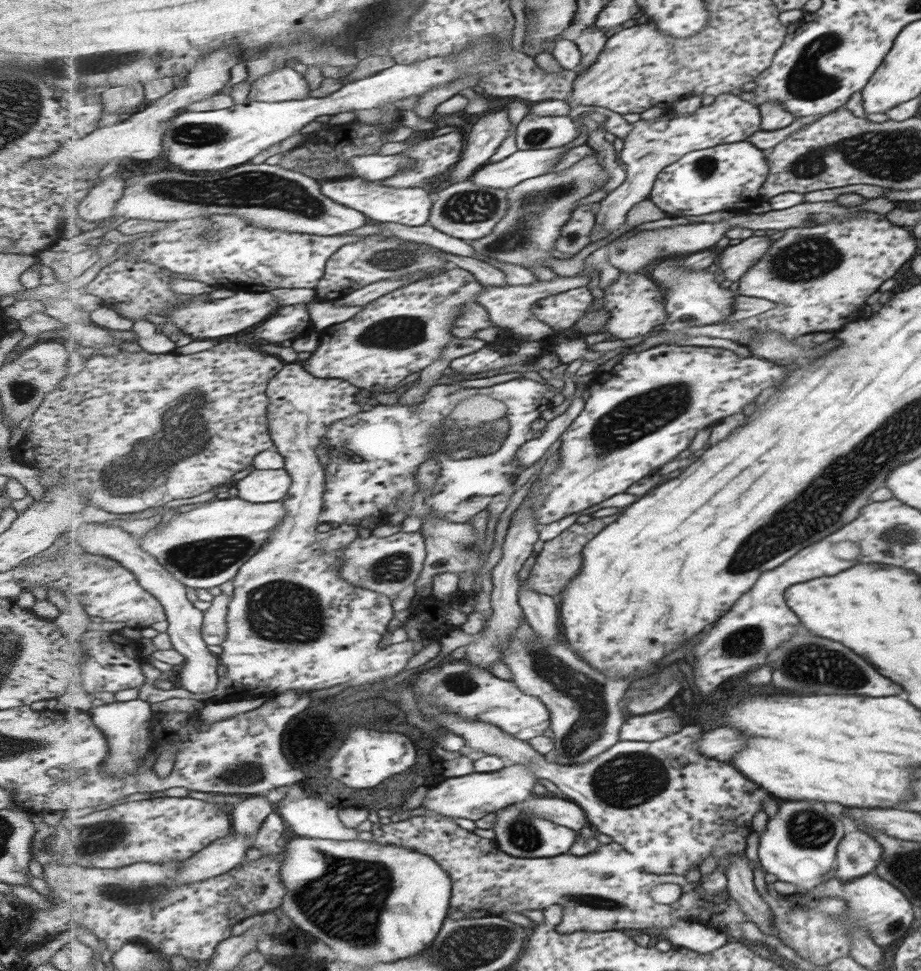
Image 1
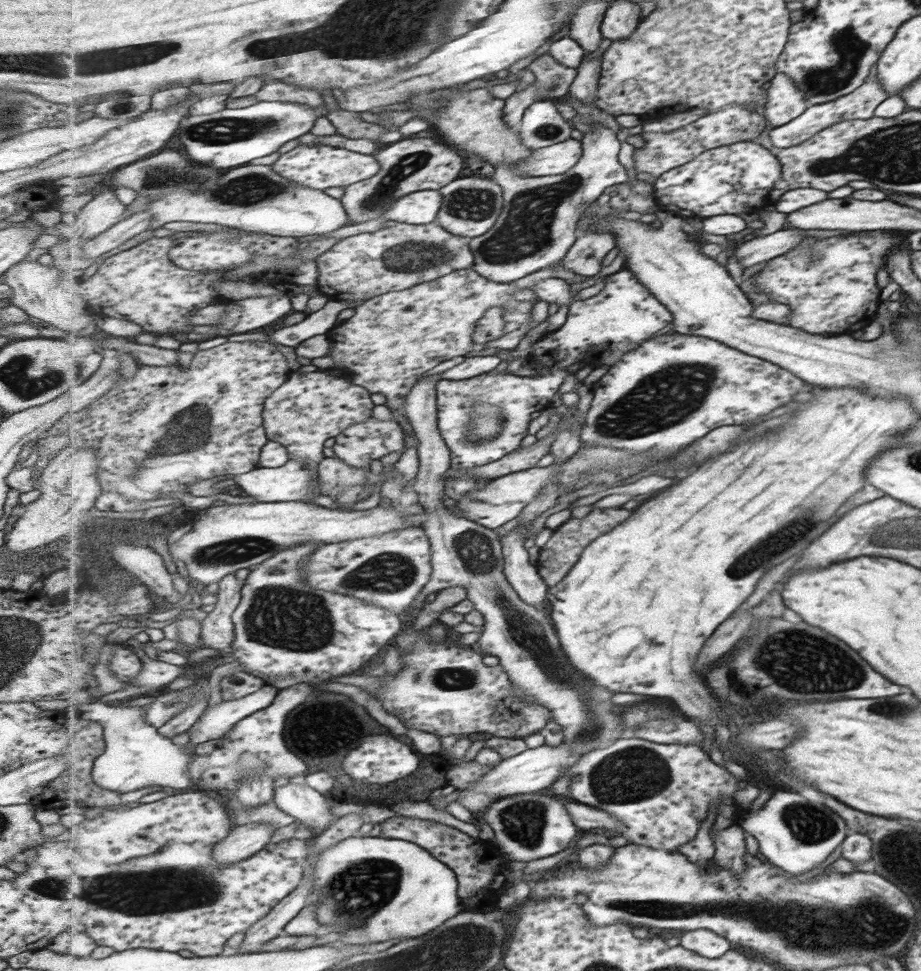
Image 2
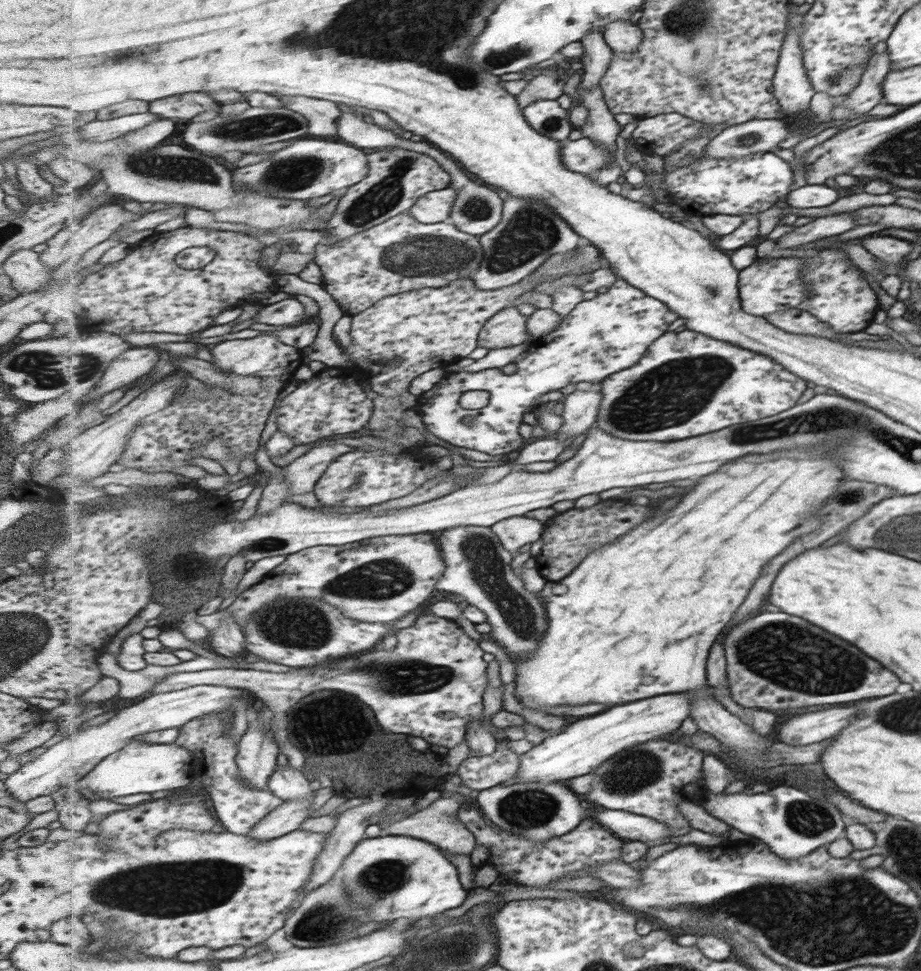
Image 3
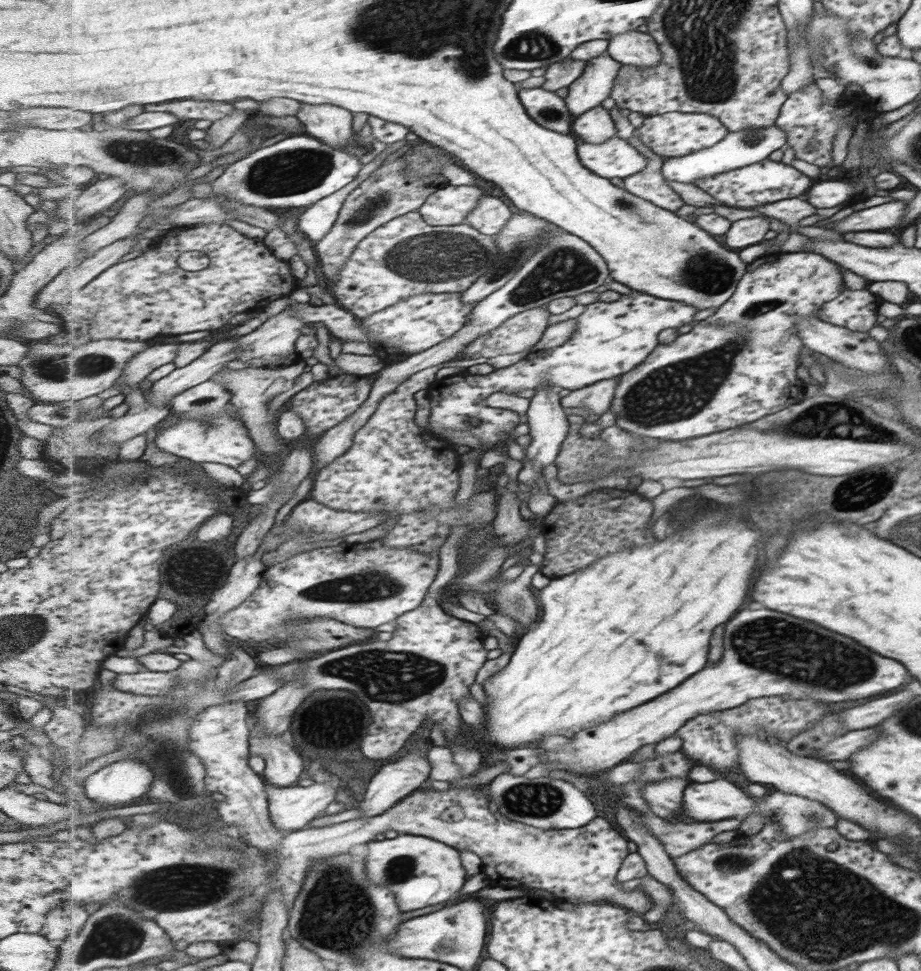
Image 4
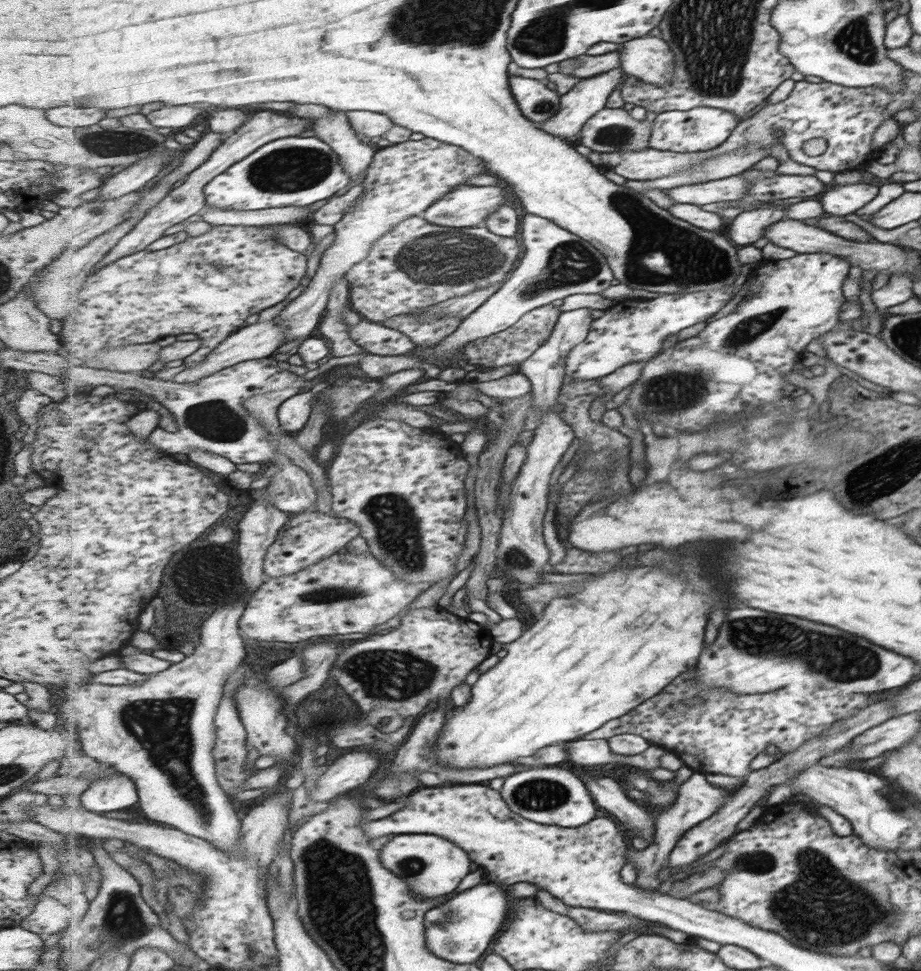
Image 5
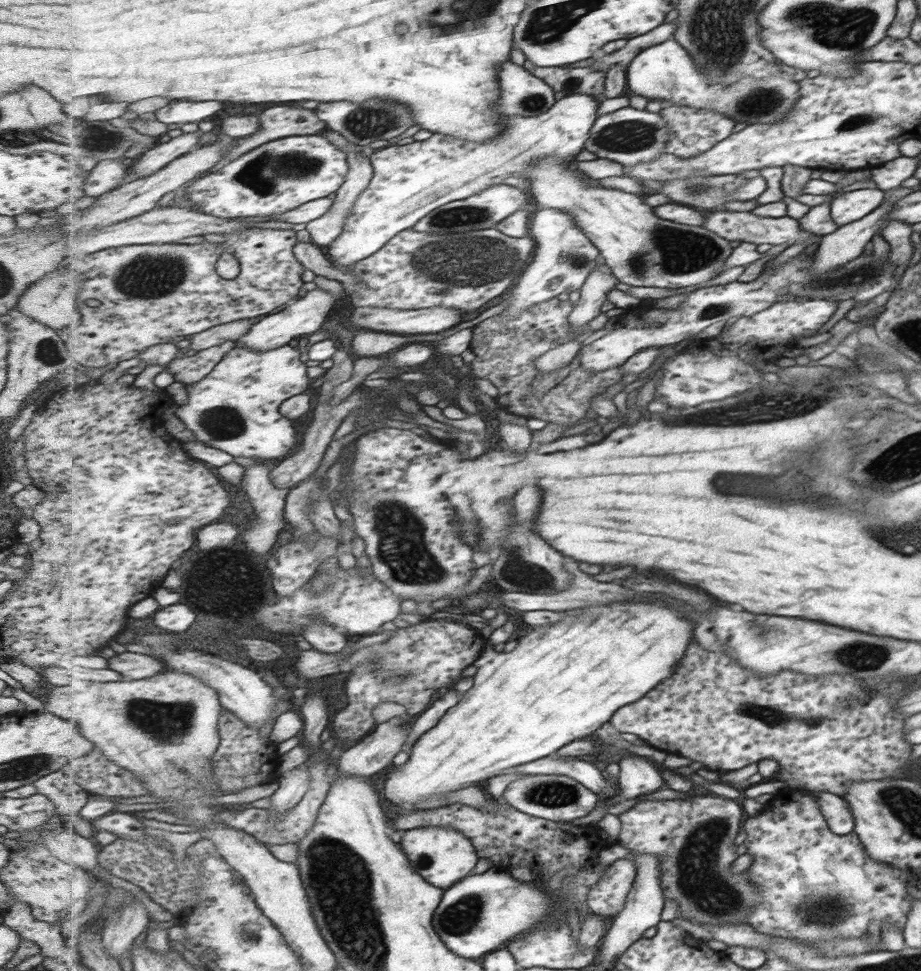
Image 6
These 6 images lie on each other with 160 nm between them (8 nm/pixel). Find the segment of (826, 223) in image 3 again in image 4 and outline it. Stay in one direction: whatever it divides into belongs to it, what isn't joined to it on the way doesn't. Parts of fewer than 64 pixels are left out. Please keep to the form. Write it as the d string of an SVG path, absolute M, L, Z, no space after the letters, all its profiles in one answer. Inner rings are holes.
M893 200L887 204L871 206L861 212L853 212L847 218L835 222L834 232L883 231L895 226L905 214L905 202Z

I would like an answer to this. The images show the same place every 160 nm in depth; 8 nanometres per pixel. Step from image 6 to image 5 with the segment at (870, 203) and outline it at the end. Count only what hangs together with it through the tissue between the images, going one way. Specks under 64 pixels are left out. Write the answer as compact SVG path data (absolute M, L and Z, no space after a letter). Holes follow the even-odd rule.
M869 184L835 185L825 192L827 194L823 194L820 201L823 210L827 212L825 215L847 216L859 210L861 206L865 206L877 194L877 186L869 186Z

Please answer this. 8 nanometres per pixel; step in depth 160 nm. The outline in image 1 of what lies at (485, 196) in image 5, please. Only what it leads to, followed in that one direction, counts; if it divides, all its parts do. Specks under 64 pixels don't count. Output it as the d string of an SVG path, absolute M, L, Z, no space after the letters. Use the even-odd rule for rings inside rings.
M359 177L337 178L322 181L321 192L348 208L359 210L376 223L397 223L409 227L421 227L430 222L434 202L431 191L423 188L393 188Z

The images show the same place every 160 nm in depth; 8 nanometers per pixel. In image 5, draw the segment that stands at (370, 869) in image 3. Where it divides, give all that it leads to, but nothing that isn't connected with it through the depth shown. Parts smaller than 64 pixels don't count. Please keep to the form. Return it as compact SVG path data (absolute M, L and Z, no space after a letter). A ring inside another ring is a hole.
M401 834L383 846L384 865L395 874L403 874L403 878L411 882L411 888L415 888L415 895L421 898L444 897L471 872L469 854L455 842L435 834Z

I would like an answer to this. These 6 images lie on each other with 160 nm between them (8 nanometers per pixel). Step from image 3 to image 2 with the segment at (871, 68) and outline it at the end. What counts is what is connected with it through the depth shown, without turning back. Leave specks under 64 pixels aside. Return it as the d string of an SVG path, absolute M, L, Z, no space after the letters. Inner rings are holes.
M867 78L860 87L845 96L835 98L835 100L826 103L806 107L799 116L793 118L787 124L773 127L767 136L773 145L773 150L789 148L807 140L811 135L817 134L820 130L840 120L867 119L871 117L873 109L886 97L886 92L879 84L878 78Z

